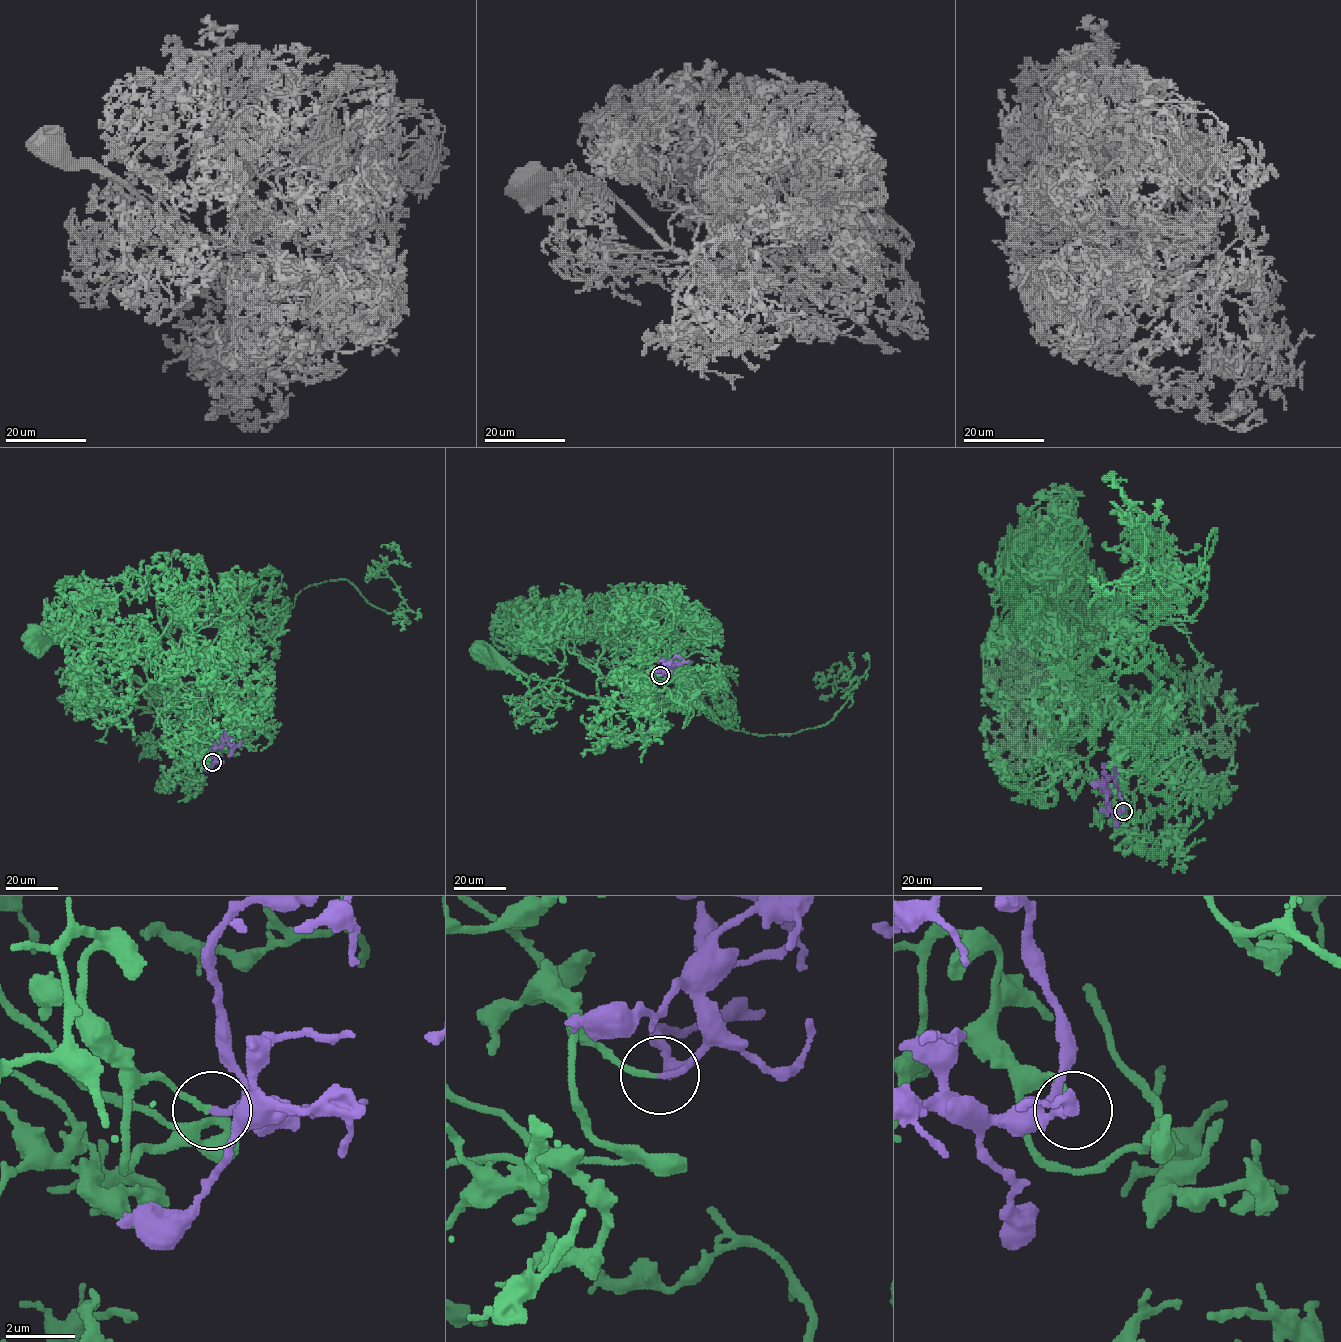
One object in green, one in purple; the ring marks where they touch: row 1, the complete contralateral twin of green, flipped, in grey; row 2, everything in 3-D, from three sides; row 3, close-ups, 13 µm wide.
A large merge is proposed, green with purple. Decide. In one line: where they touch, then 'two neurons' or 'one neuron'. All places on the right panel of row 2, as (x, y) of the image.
place (1123, 811); one neuron

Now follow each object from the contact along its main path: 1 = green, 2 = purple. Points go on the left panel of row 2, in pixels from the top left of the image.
1: (212, 762), (191, 748), (202, 691), (181, 686), (166, 701), (155, 675), (155, 697), (183, 697), (32, 638)
2: (212, 762), (215, 746), (225, 741), (232, 750), (242, 741)

